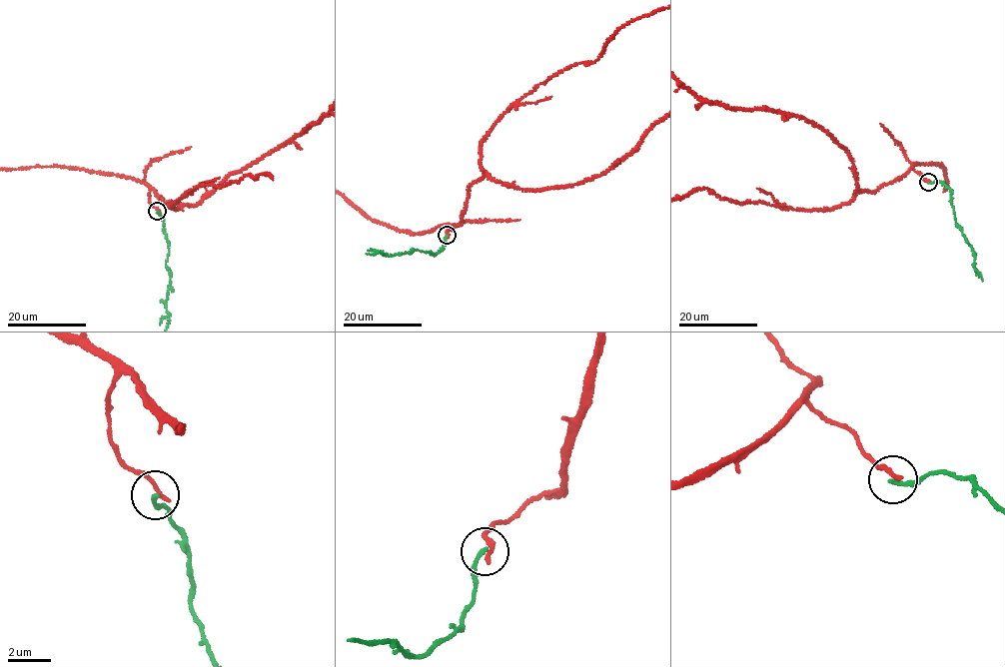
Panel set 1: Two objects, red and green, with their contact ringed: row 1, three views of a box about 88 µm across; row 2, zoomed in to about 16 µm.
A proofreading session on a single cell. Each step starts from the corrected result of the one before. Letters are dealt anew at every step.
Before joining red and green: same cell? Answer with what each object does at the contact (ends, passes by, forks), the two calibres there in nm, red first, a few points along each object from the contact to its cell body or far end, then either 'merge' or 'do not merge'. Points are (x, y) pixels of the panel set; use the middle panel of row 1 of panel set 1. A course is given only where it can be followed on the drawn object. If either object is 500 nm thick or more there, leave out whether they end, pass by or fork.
red ends there; green ends there; 240 nm thick on the red side, 220 nm on the other; red runs (447, 235), (449, 230), (459, 225), (446, 224), (412, 234), (378, 223); green runs (447, 235), (445, 246), (435, 254), (412, 249), (392, 256), (379, 251), (366, 254); do not merge

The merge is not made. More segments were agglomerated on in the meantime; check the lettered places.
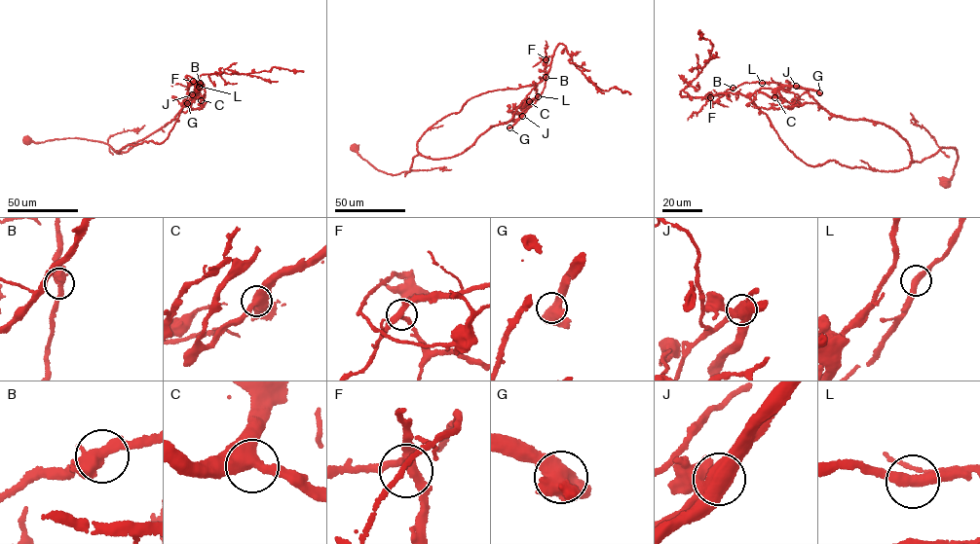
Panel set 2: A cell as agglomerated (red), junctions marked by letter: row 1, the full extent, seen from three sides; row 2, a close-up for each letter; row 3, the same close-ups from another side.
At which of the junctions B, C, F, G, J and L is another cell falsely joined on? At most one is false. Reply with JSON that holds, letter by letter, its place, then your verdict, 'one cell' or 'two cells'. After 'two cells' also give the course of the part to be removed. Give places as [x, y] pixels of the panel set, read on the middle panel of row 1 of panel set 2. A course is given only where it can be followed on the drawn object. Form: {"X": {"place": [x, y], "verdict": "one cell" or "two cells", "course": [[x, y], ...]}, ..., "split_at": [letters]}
{"B": {"place": [546, 77], "verdict": "one cell"}, "C": {"place": [529, 101], "verdict": "one cell"}, "F": {"place": [546, 59], "verdict": "one cell"}, "G": {"place": [509, 127], "verdict": "one cell"}, "J": {"place": [522, 116], "verdict": "two cells", "course": [[522, 116], [530, 106], [529, 102], [523, 105], [529, 96]]}, "L": {"place": [538, 96], "verdict": "one cell"}, "split_at": ["J"]}

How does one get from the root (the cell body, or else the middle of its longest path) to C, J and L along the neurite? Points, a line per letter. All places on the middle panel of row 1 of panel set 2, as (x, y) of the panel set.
C: (354, 148), (379, 170), (409, 171), (419, 154), (435, 159), (460, 155), (490, 127), (522, 116), (529, 101)
J: (354, 148), (378, 169), (396, 174), (409, 171), (419, 154), (435, 159), (460, 155), (490, 127), (522, 116)
L: (354, 148), (392, 175), (409, 171), (419, 154), (460, 155), (522, 116), (547, 57), (538, 96)

